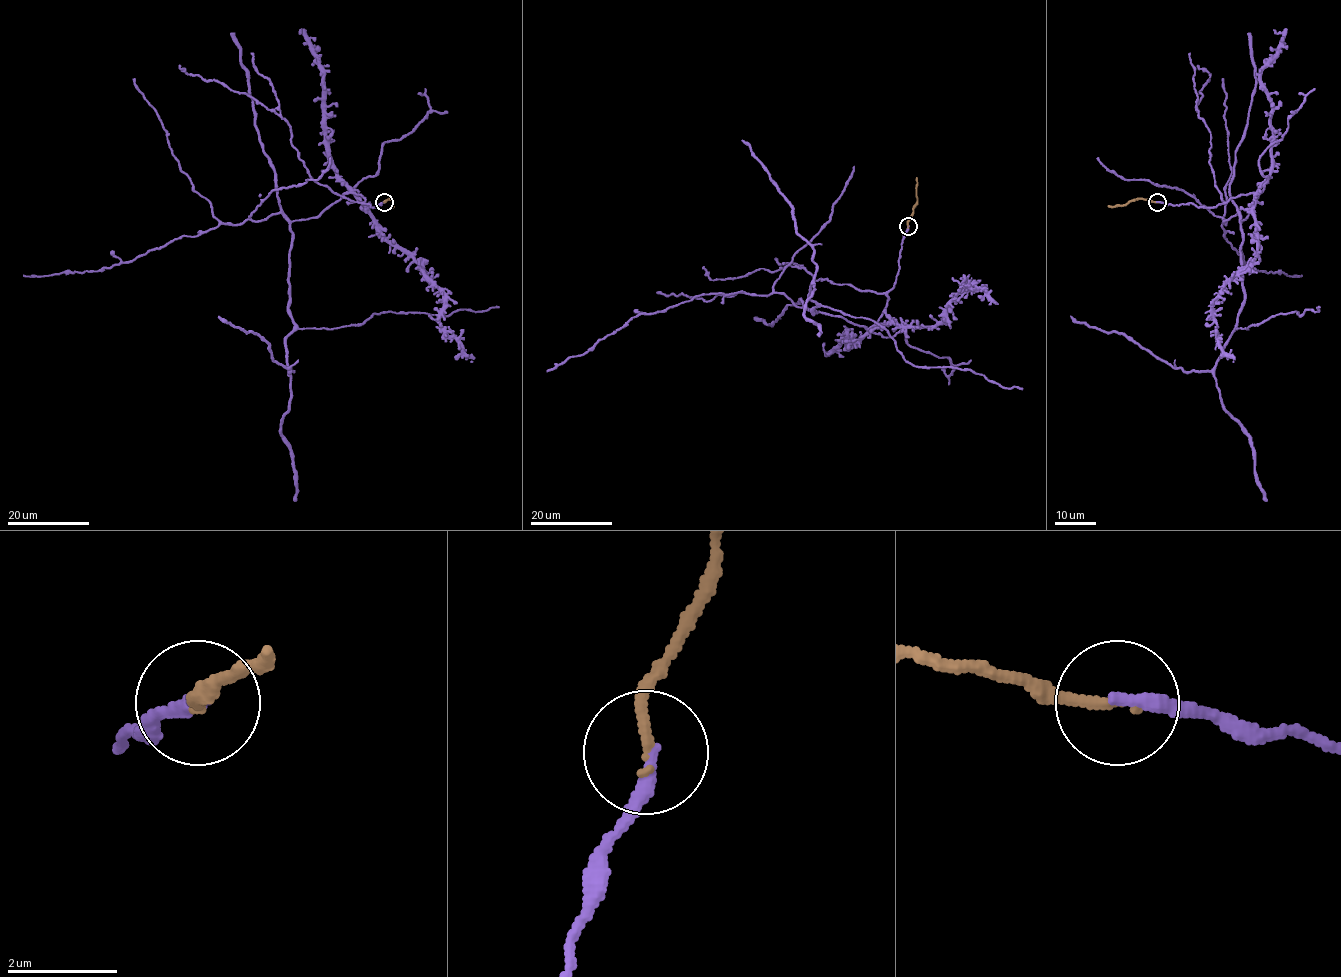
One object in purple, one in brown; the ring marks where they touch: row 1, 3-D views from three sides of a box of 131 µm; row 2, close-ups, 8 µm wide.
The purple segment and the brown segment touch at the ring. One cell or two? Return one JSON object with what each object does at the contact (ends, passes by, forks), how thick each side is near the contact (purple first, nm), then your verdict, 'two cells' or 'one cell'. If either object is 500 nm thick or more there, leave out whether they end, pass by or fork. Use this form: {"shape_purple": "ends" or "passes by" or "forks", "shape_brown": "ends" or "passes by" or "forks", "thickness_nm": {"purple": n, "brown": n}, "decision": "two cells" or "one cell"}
{"shape_purple": "ends", "shape_brown": "ends", "thickness_nm": {"purple": 280, "brown": 190}, "decision": "one cell"}

